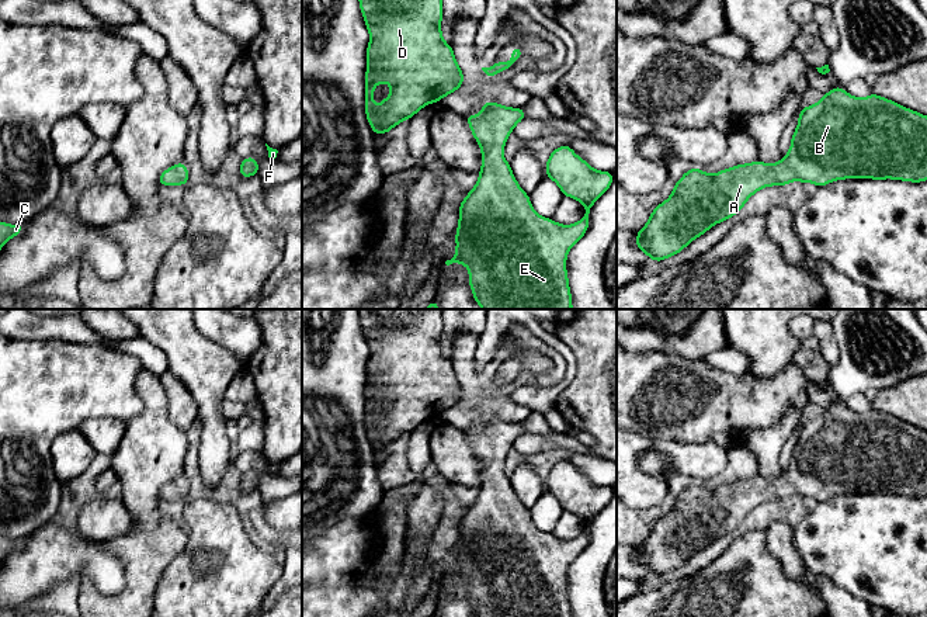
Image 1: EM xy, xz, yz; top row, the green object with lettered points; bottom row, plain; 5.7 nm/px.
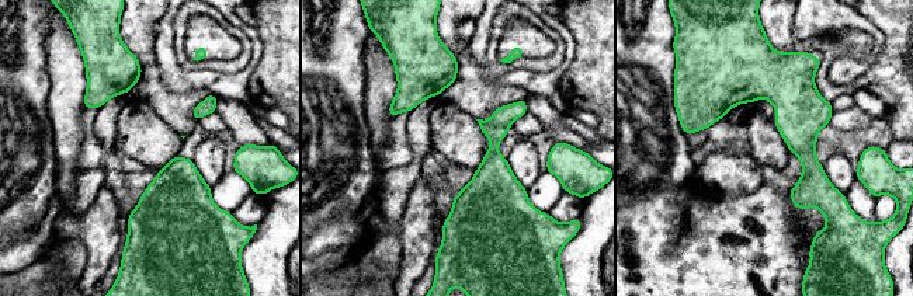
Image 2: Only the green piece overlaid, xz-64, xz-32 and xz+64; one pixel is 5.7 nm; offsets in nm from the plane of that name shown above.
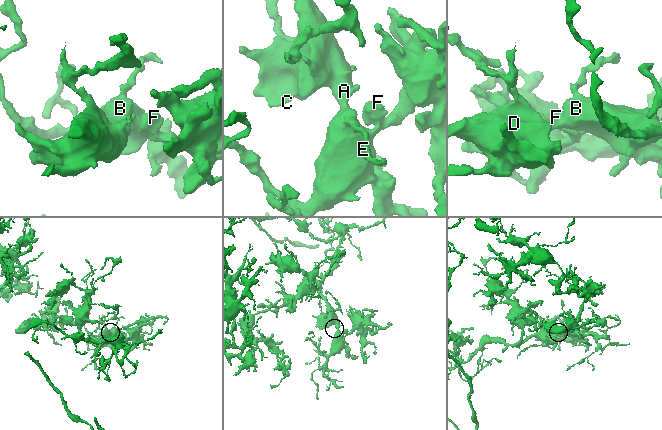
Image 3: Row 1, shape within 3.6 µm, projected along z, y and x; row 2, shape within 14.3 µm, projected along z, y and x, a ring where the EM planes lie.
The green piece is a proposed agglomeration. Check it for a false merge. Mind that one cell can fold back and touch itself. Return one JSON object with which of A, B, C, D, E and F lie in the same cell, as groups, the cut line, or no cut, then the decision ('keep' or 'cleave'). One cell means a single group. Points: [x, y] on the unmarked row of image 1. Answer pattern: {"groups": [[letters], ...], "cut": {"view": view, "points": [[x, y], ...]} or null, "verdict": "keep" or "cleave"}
{"groups": [["A", "B", "C", "D", "E", "F"]], "cut": null, "verdict": "keep"}

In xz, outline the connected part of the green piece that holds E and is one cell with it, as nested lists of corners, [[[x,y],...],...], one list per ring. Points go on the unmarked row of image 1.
[[[486,416],[479,430],[466,430],[482,465],[482,483],[476,500],[459,519],[455,572],[445,579],[459,578],[468,582],[476,617],[572,617],[566,586],[567,568],[587,547],[594,516],[612,499],[611,486],[594,485],[570,461],[559,461],[545,479],[545,491],[559,500],[565,512],[580,516],[586,528],[573,540],[560,540],[538,530],[503,469],[508,450],[524,433],[522,423],[510,423],[493,416]]]

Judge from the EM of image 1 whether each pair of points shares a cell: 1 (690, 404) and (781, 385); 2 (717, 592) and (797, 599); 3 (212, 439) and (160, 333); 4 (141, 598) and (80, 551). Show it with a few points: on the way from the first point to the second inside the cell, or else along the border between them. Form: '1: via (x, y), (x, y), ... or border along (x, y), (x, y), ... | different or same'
1: via (712, 402), (759, 402) | same
2: via (736, 599), (777, 599) | same
3: via (209, 412), (207, 380), (187, 360) | same
4: border along (113, 554), (122, 564), (125, 585), (103, 595) | different

